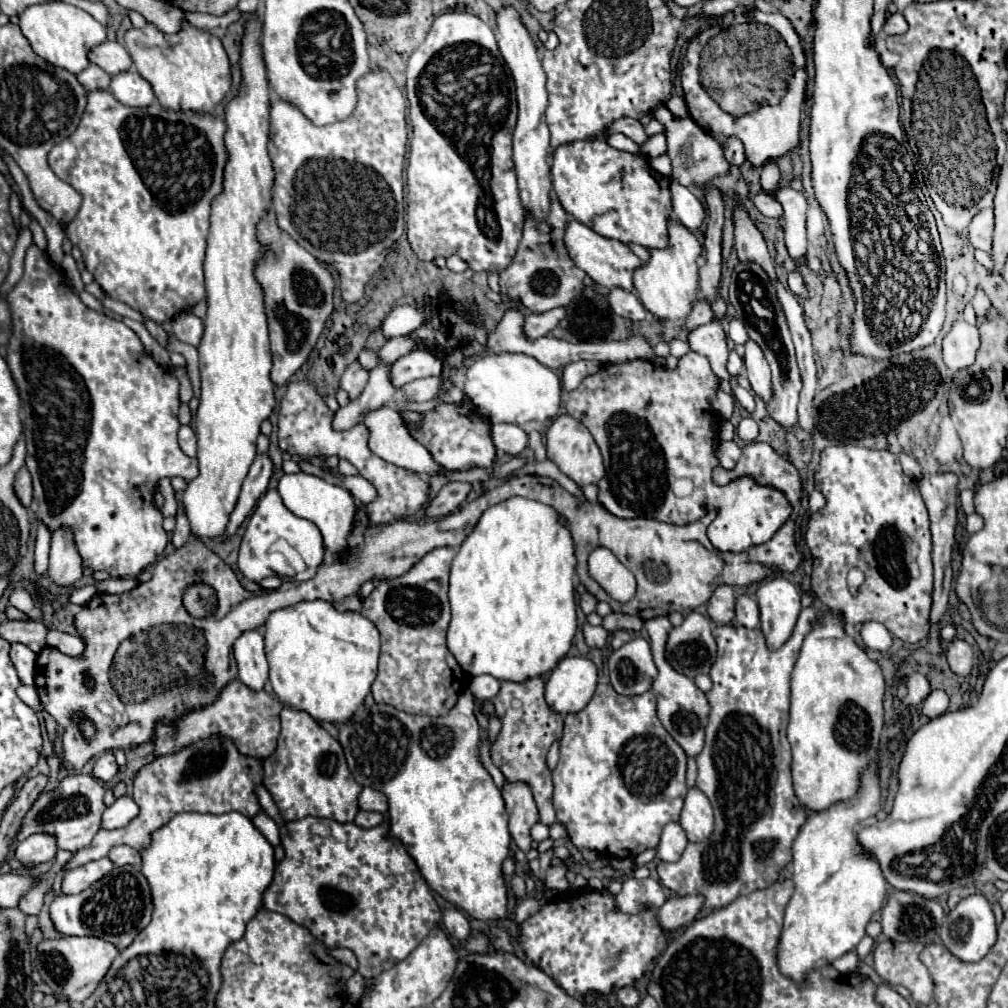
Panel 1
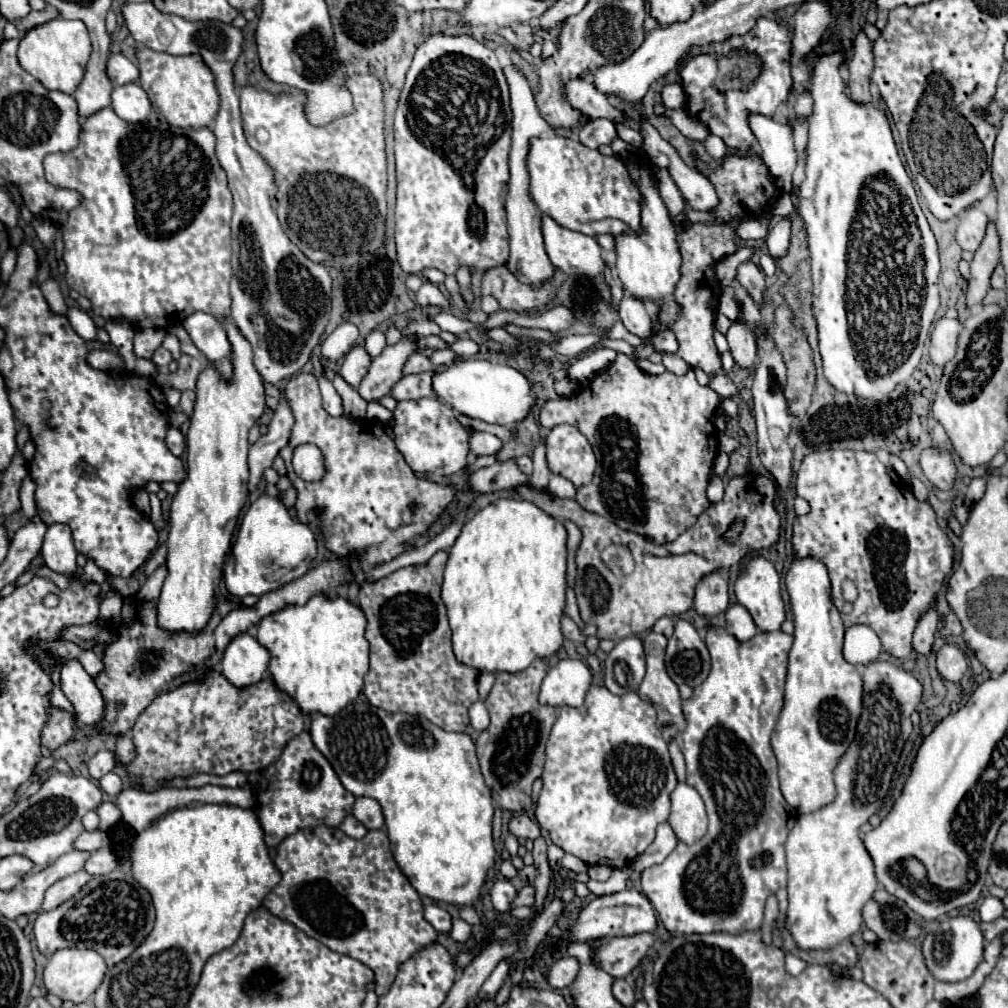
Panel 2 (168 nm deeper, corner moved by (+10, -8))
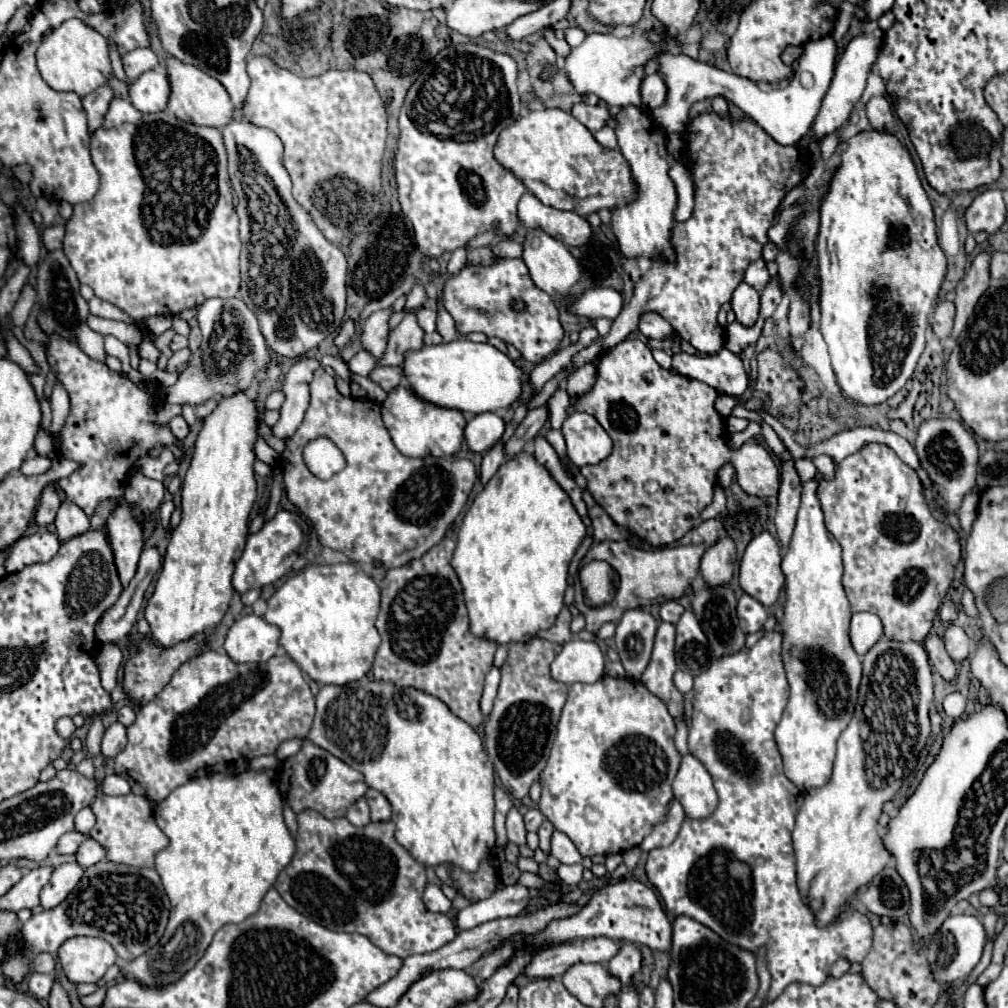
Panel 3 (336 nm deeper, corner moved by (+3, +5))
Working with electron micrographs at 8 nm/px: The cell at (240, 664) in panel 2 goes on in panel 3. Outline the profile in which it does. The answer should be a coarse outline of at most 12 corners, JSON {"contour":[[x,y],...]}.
{"contour":[[250,613],[232,623],[224,649],[238,663],[268,661],[280,629]]}

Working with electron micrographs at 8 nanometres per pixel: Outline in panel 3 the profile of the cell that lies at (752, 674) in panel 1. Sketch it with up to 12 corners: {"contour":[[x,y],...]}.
{"contour":[[782,633],[694,677],[688,749],[720,803],[652,849],[648,881],[744,951],[766,1001],[872,945],[796,885],[802,791],[774,729]]}

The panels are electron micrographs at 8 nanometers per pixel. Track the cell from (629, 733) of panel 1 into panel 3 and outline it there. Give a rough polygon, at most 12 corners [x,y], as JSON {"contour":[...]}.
{"contour":[[640,681],[568,689],[540,811],[582,857],[674,799],[674,719]]}

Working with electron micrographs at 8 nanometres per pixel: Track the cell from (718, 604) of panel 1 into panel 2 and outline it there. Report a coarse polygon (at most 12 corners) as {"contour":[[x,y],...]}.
{"contour":[[721,572],[705,576],[695,590],[695,610],[713,618],[729,606]]}

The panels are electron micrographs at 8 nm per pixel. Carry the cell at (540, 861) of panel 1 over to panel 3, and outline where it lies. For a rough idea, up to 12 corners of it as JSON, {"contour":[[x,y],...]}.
{"contour":[[516,807],[508,811],[506,831],[514,845],[526,843],[526,829]]}

